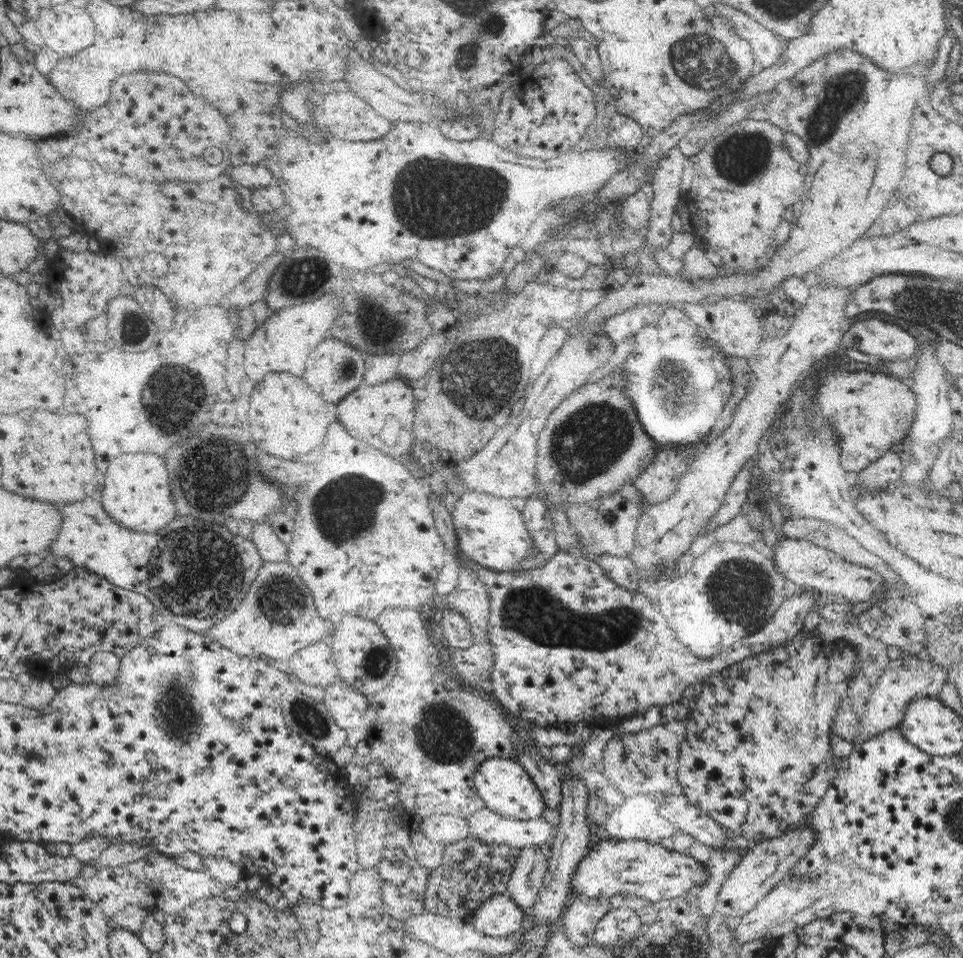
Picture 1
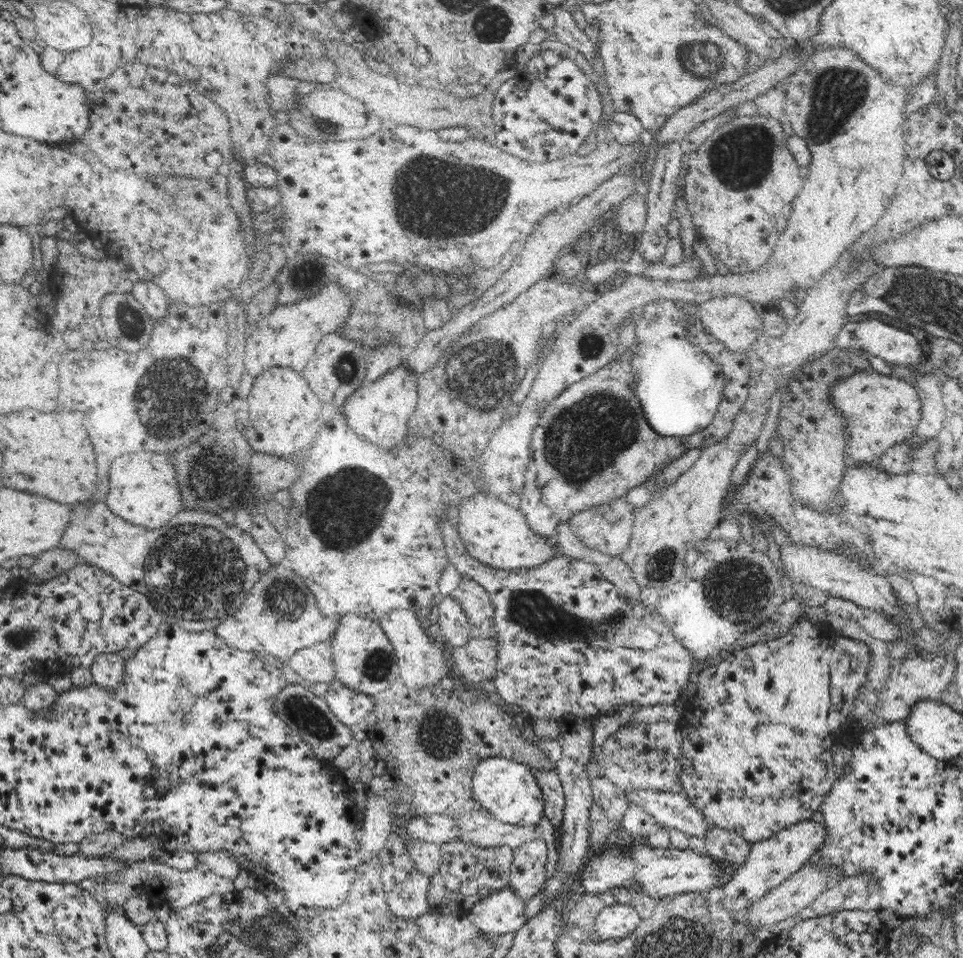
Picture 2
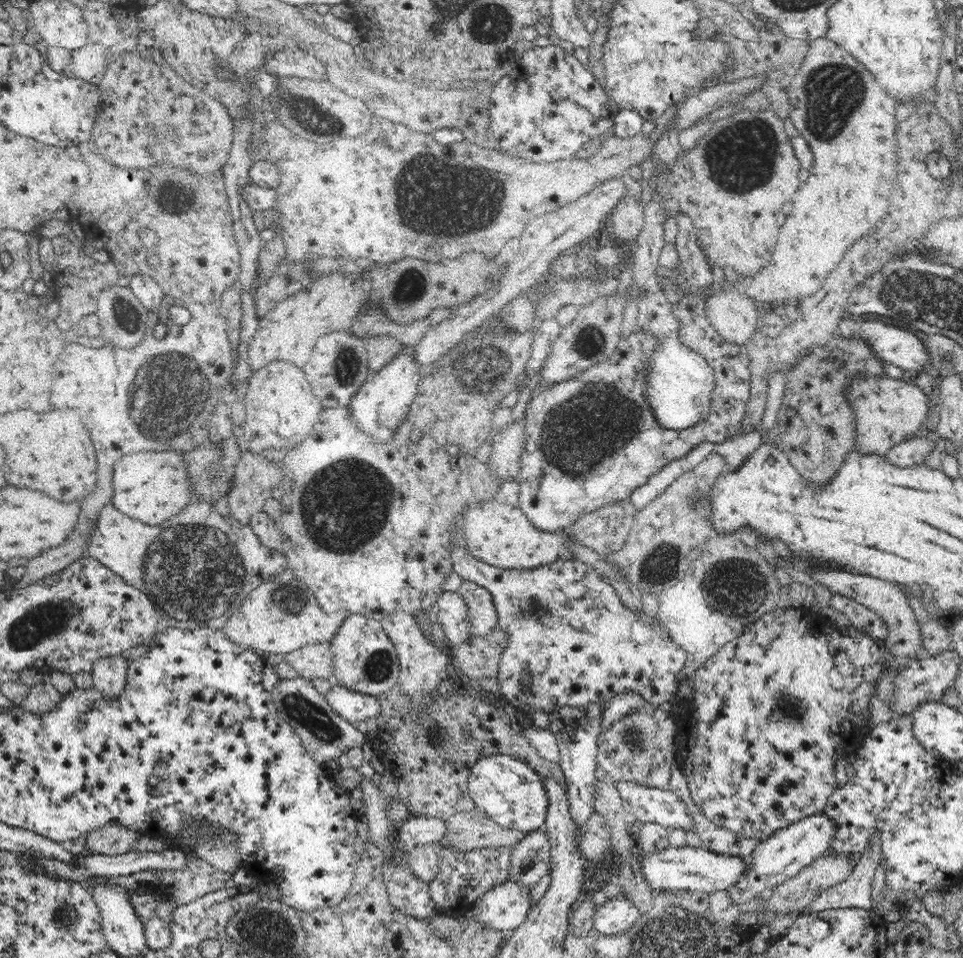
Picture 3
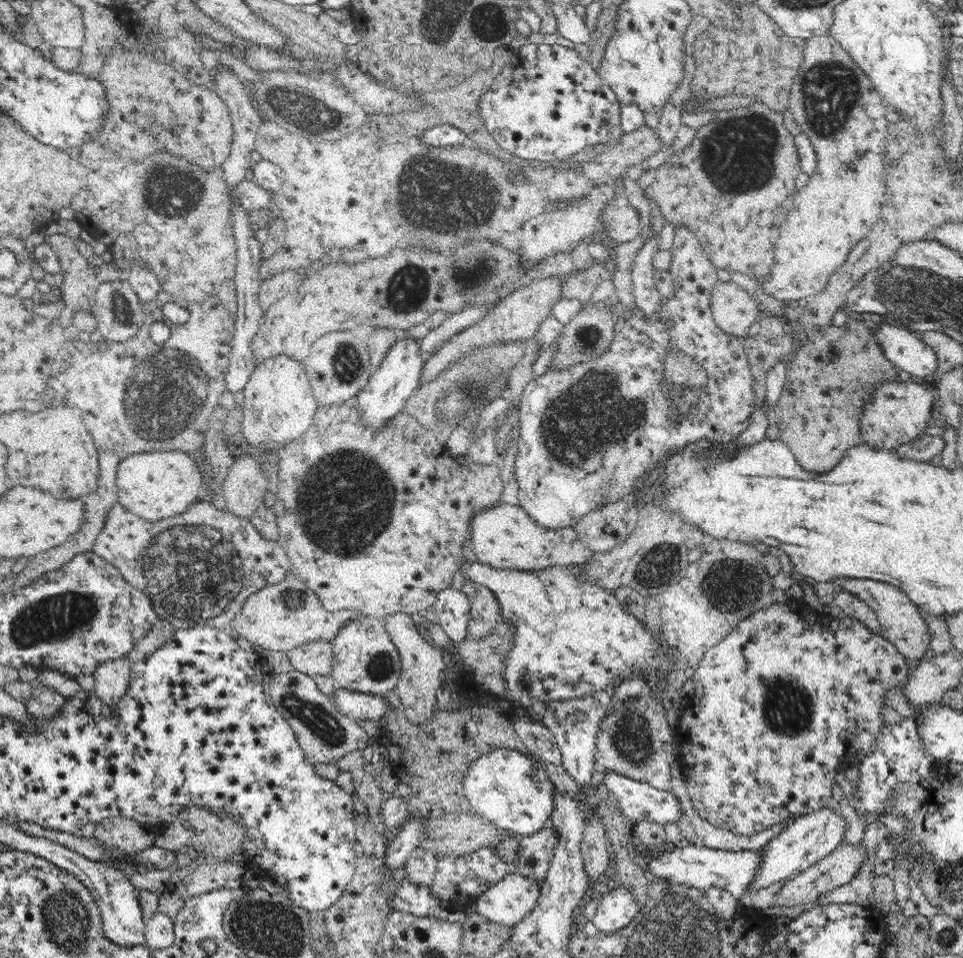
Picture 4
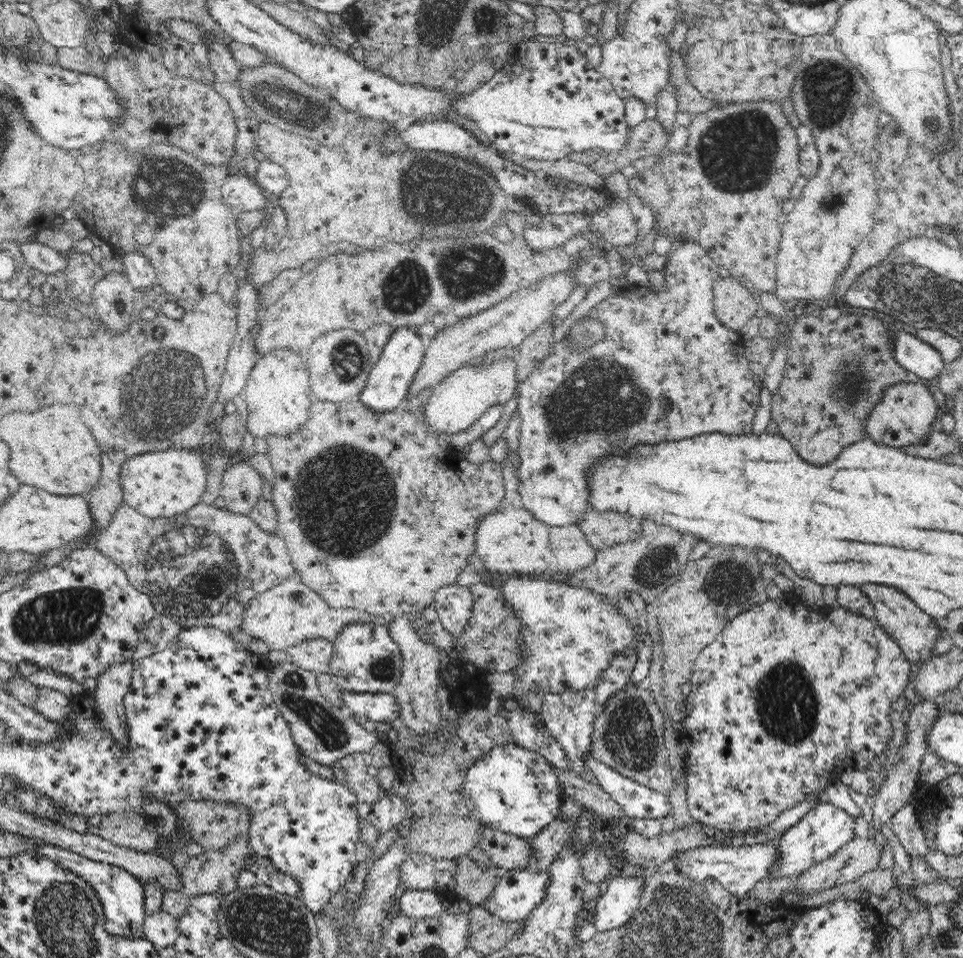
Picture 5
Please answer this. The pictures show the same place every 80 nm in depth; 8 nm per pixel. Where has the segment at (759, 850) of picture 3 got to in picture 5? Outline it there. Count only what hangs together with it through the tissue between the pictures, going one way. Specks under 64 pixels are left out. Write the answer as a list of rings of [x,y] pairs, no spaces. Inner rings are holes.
[[[829,801],[820,802],[812,807],[794,826],[786,829],[775,844],[777,856],[768,870],[765,880],[778,877],[796,877],[811,866],[826,860],[835,854],[842,846],[856,838],[854,834],[854,818],[846,811],[837,808]]]

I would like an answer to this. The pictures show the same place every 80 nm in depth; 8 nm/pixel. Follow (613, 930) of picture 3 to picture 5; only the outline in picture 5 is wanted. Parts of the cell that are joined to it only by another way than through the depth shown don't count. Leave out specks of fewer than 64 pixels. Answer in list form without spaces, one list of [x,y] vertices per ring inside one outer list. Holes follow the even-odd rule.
[[[636,875],[613,877],[607,890],[598,896],[592,921],[600,932],[612,930],[626,924],[638,910],[644,877]]]

